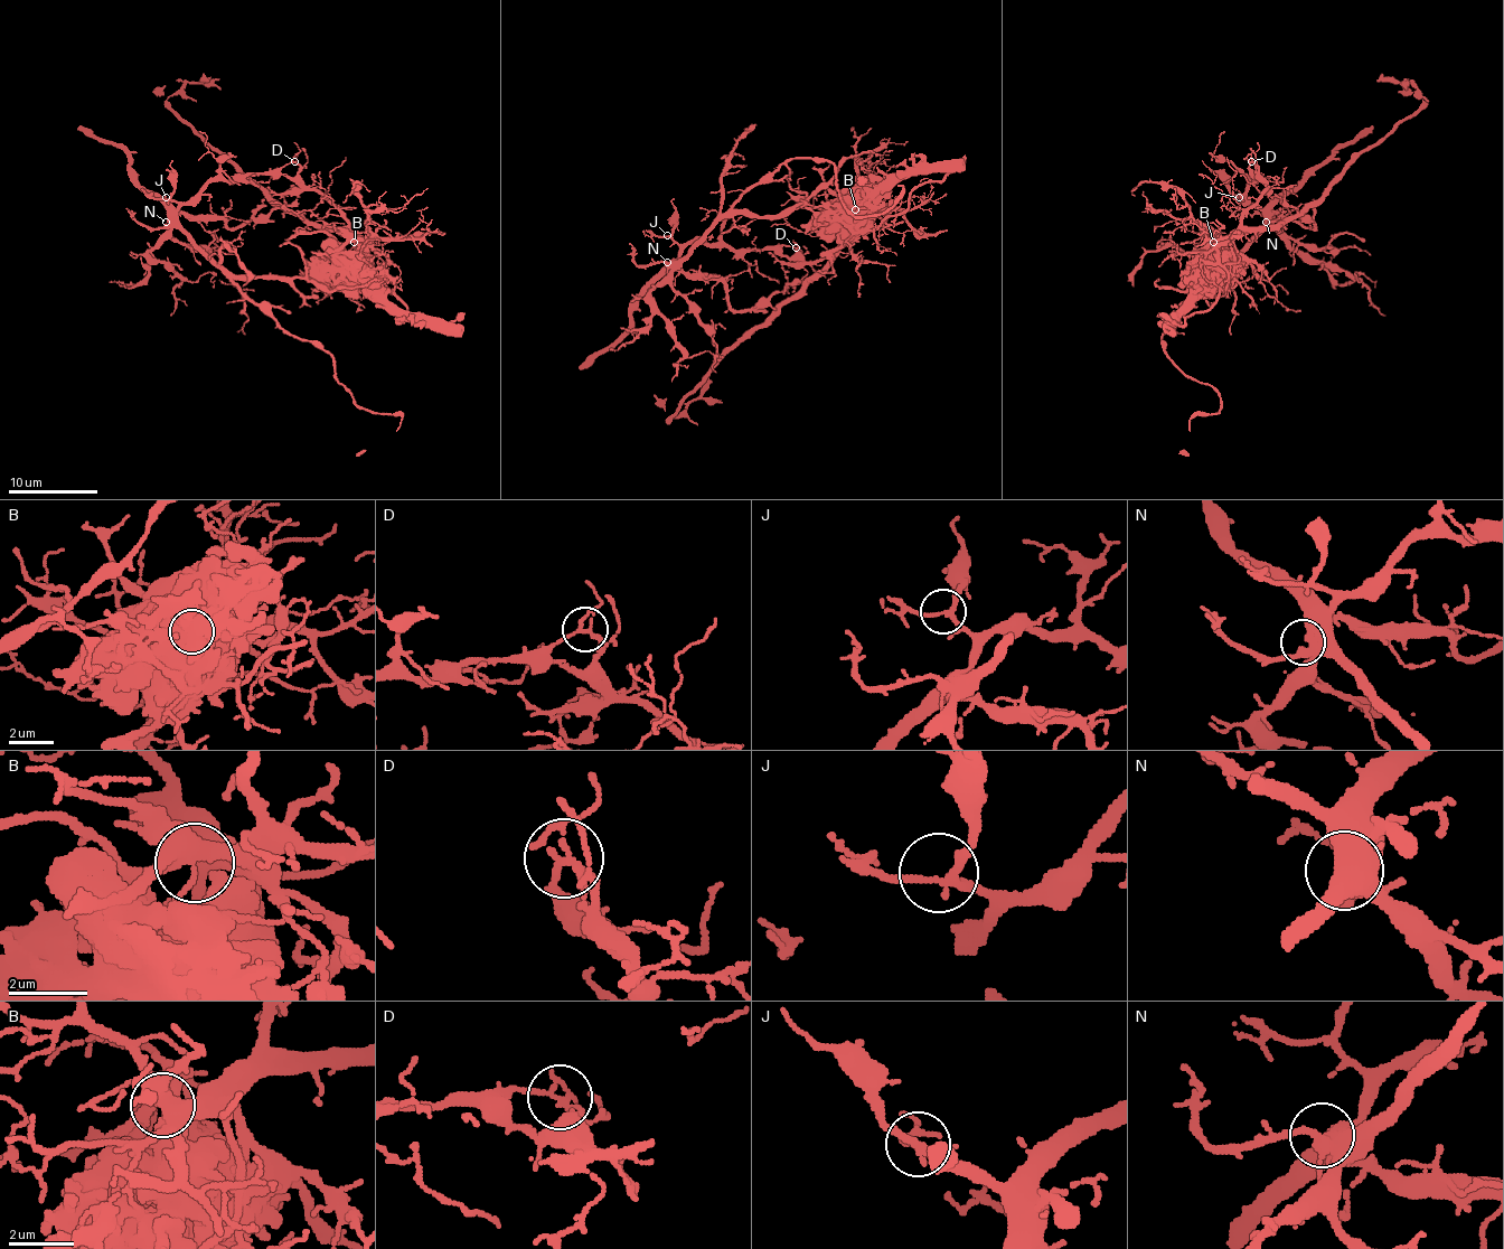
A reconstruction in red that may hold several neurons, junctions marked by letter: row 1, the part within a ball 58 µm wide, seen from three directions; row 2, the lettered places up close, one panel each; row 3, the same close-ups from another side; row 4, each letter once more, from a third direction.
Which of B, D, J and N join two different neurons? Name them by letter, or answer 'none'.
B, D

